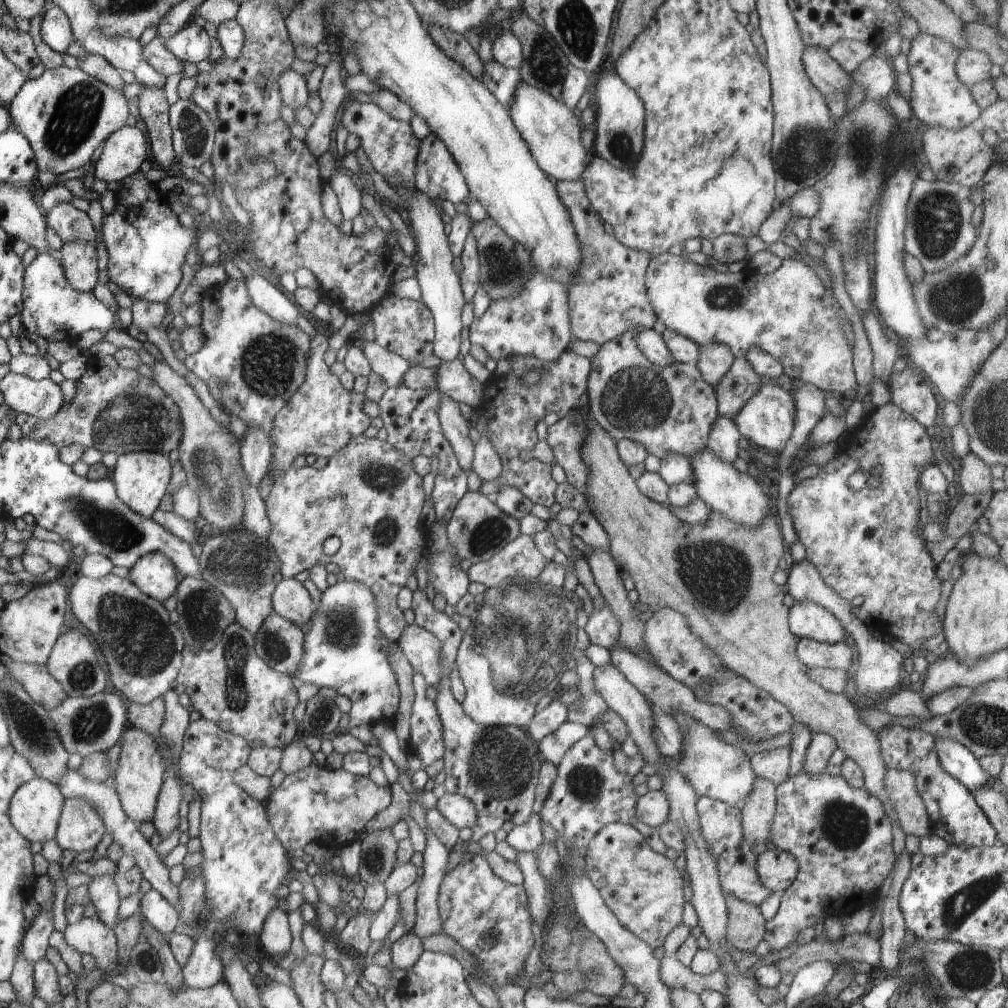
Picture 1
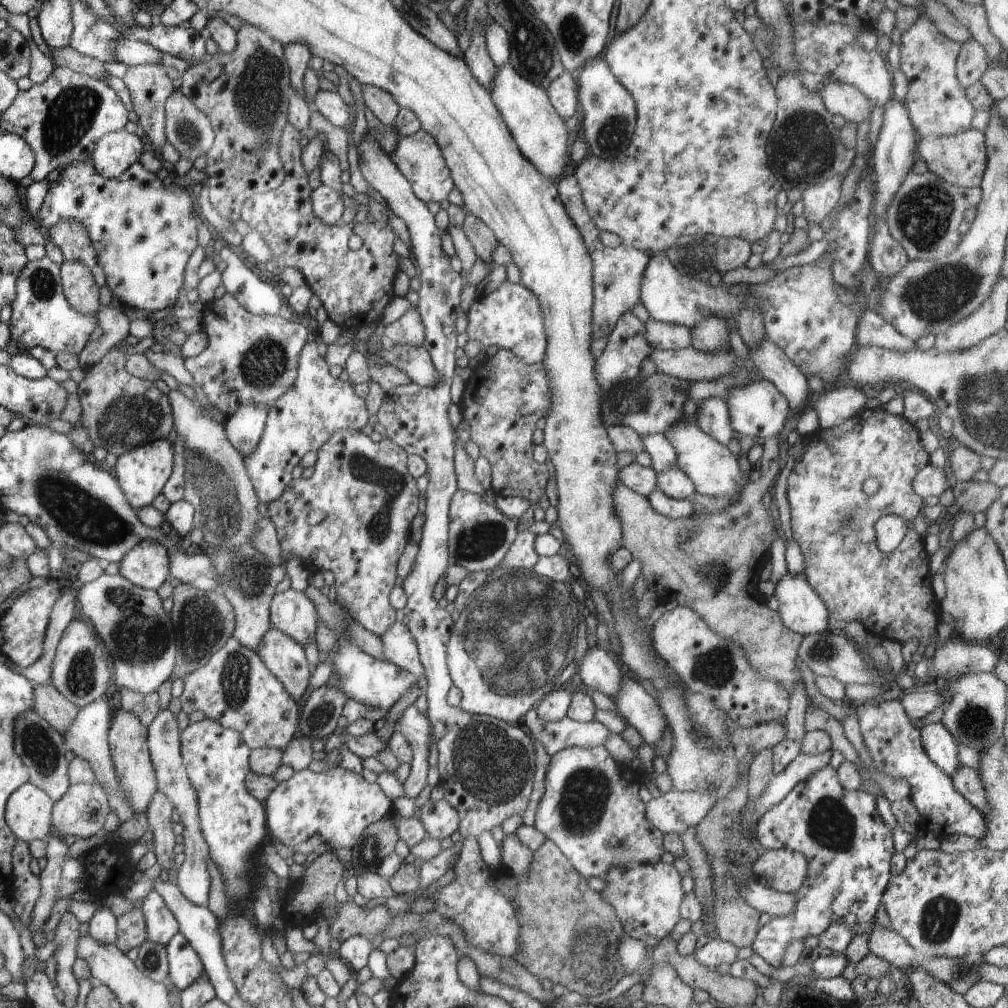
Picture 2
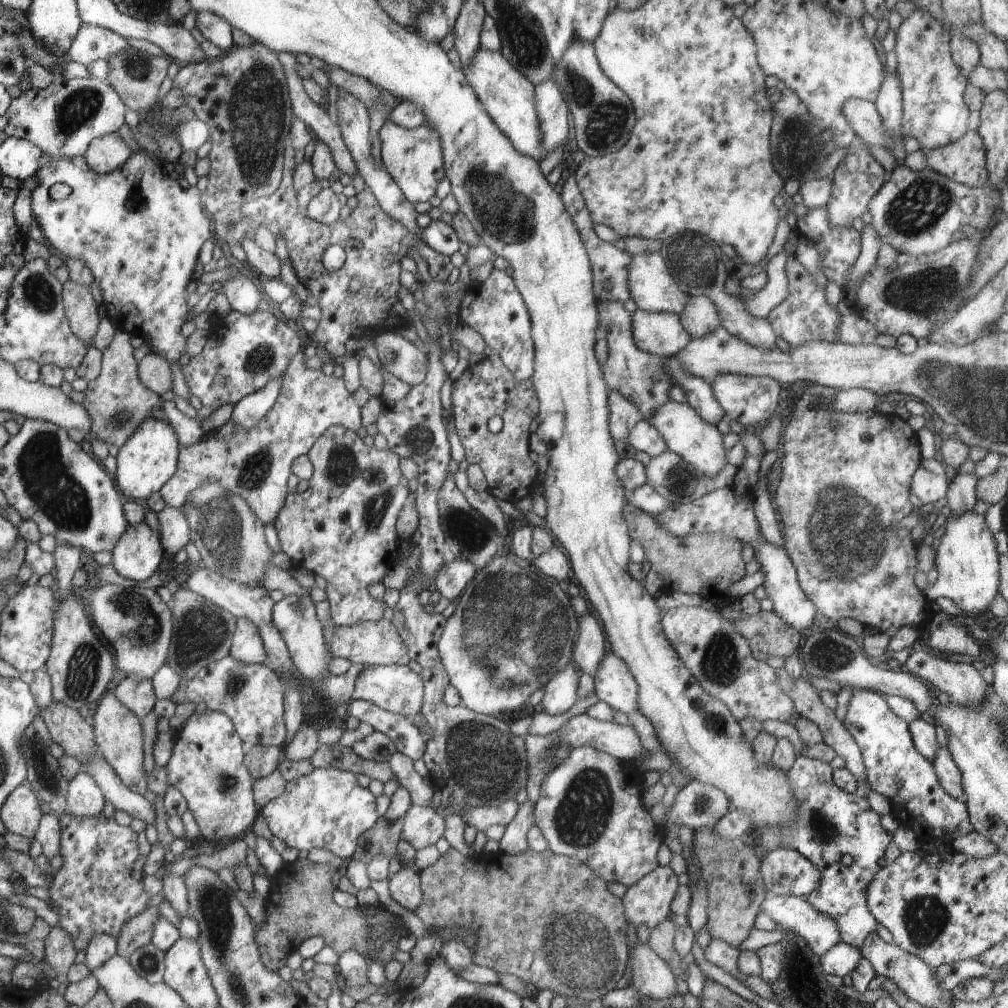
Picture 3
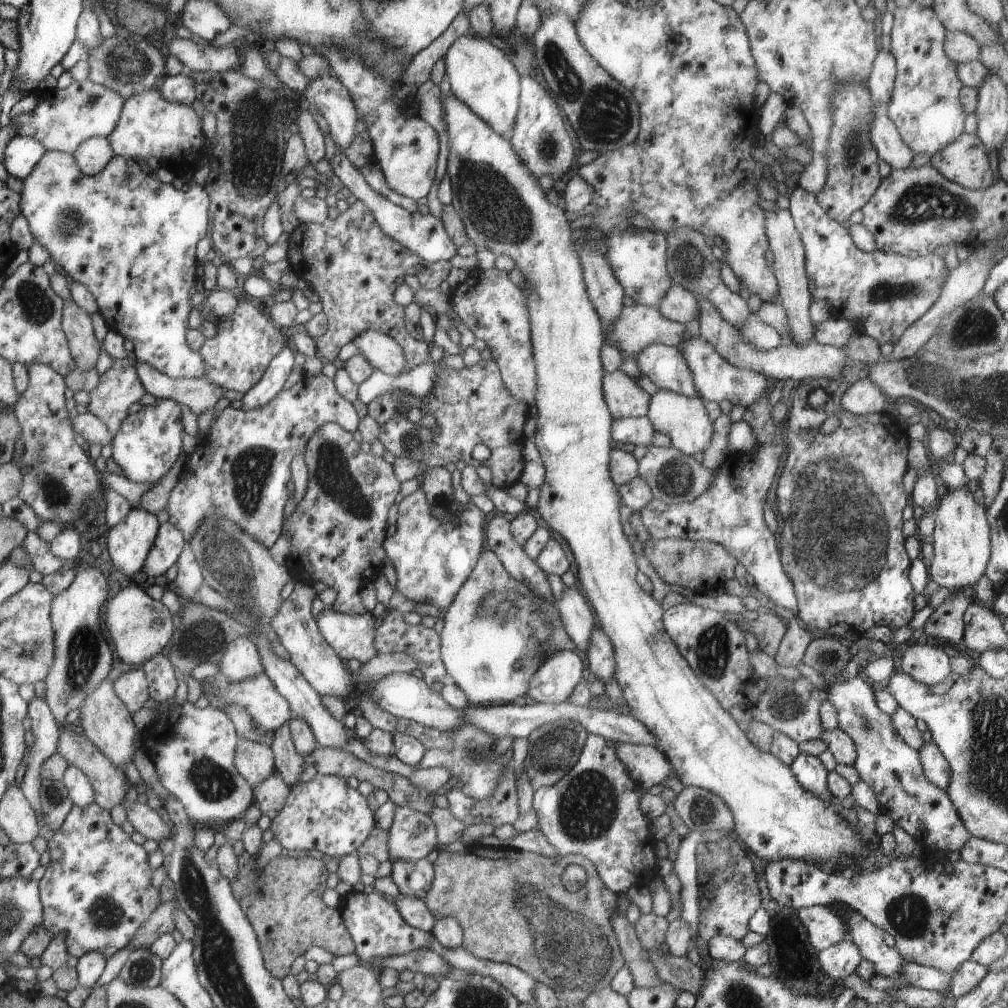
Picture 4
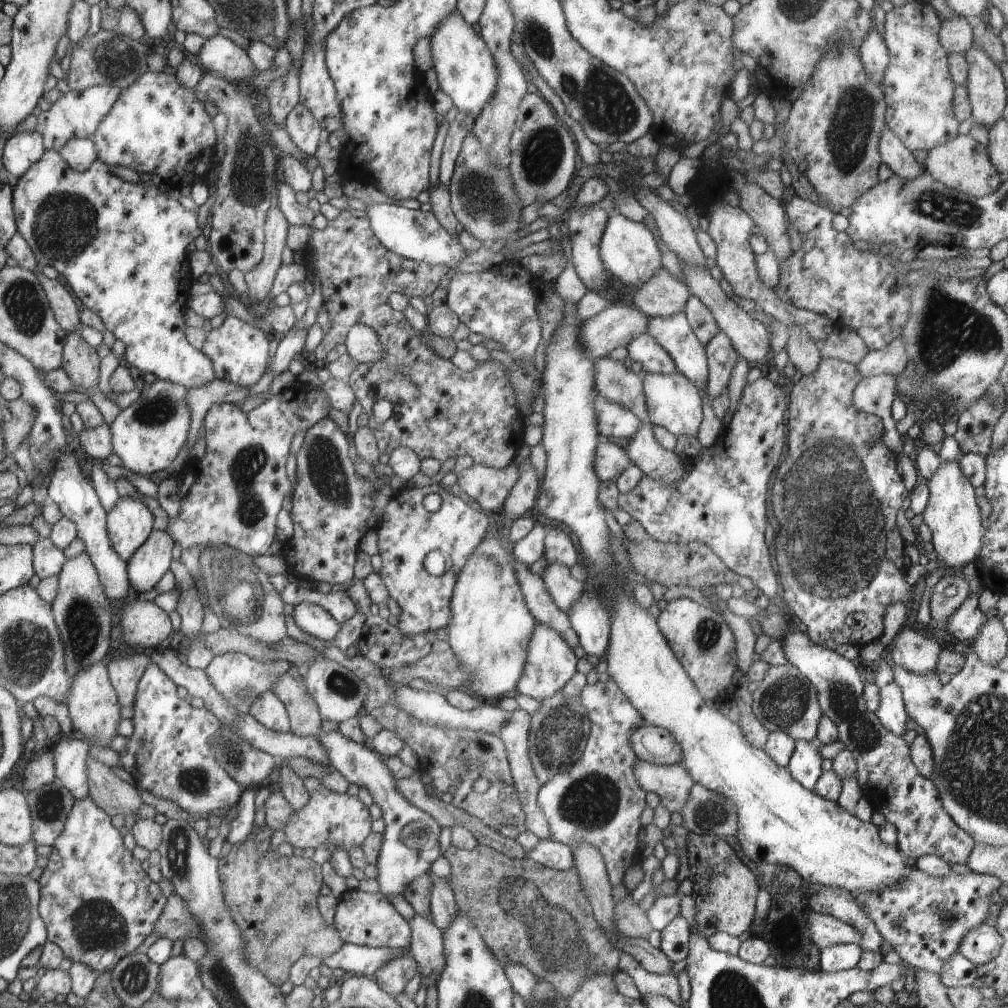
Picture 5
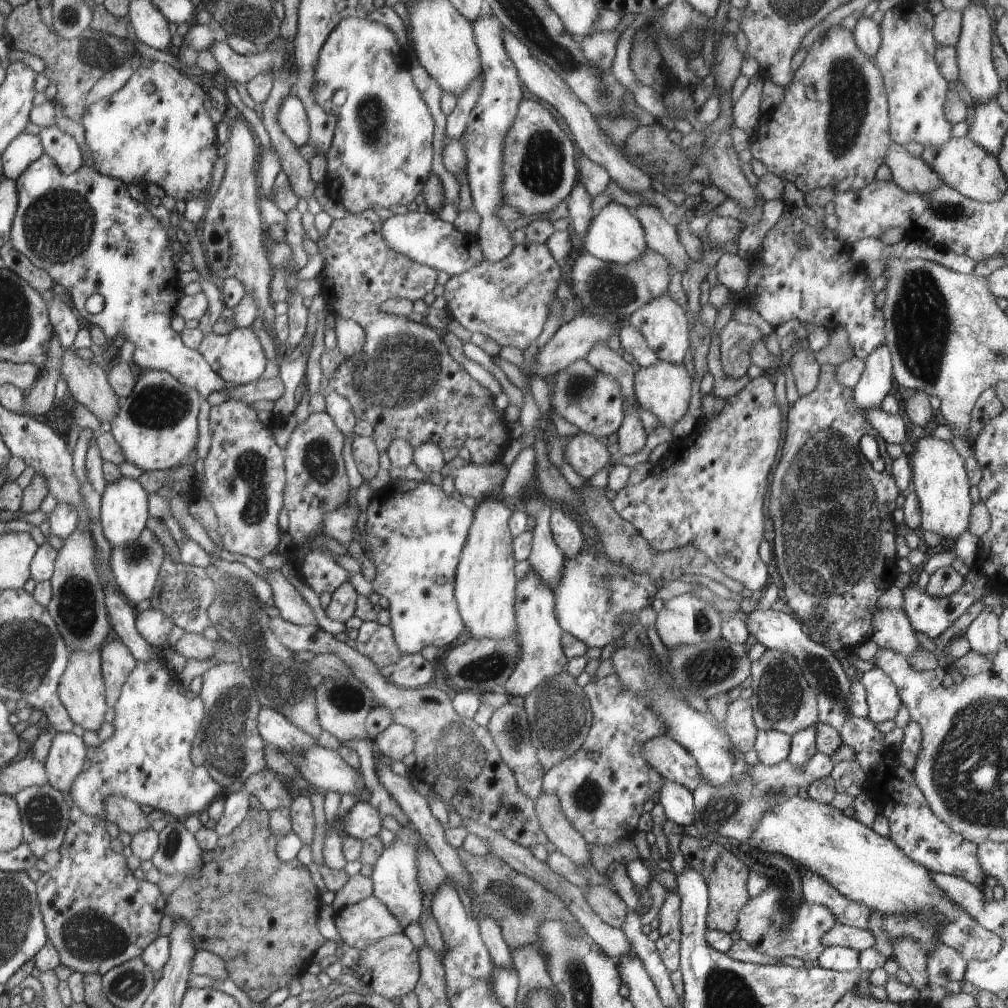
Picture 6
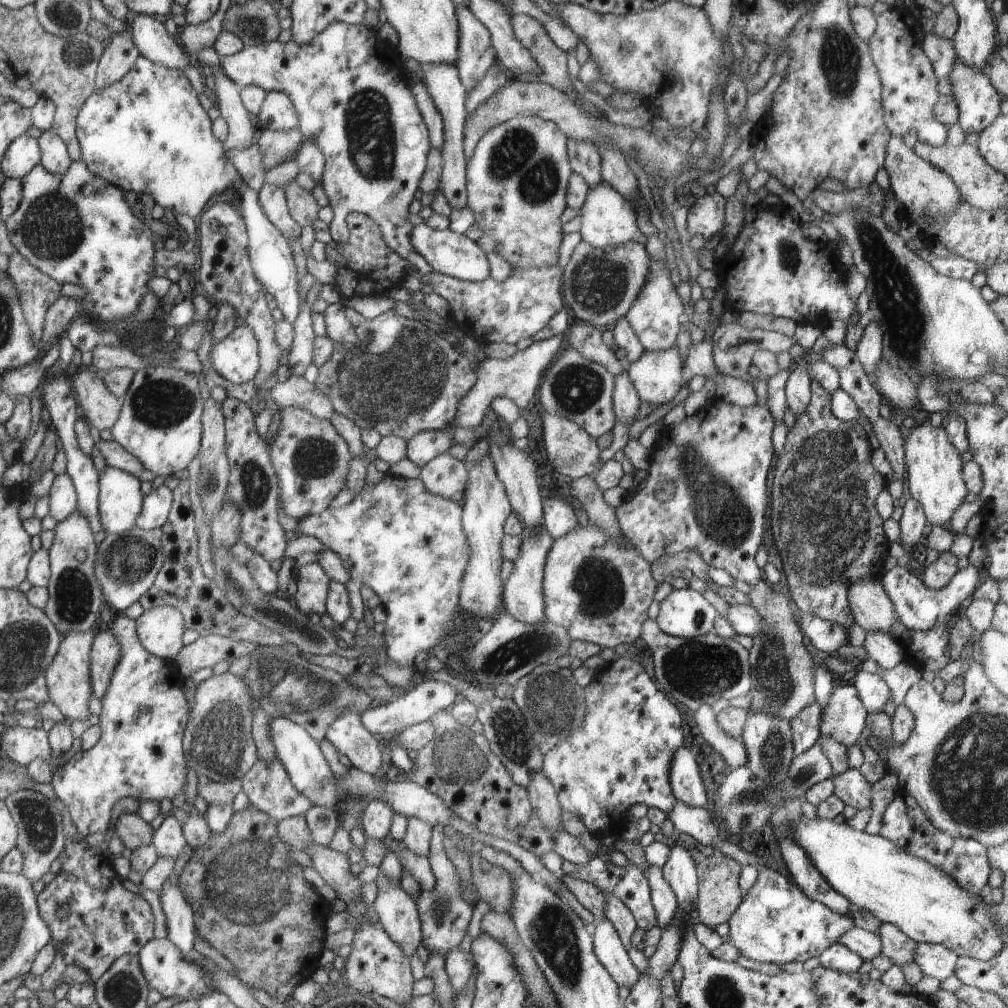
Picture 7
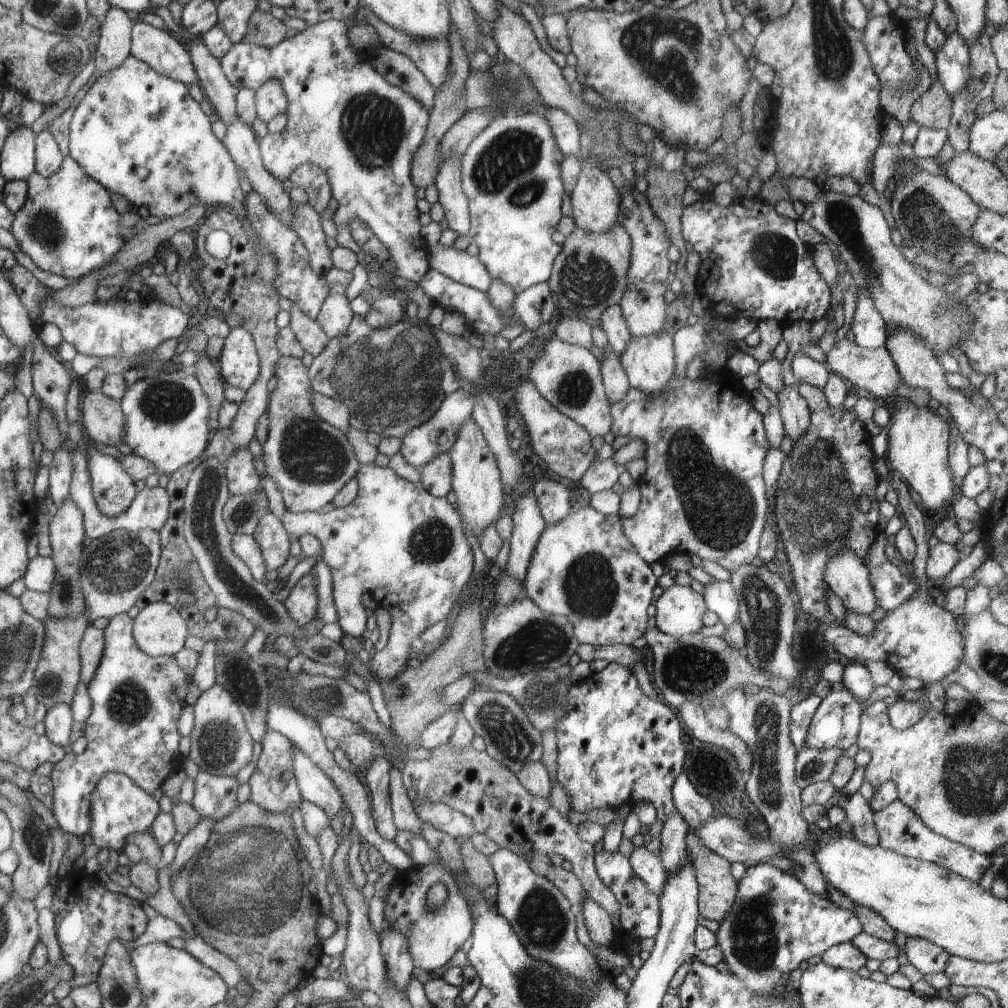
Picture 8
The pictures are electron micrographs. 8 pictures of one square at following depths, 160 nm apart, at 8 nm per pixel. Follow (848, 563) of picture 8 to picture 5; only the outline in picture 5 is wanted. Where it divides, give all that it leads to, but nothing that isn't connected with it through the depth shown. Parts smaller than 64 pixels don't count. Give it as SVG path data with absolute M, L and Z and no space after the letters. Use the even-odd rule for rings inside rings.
M905 623L887 648L887 658L892 664L902 666L908 672L930 674L937 672L941 650L934 639L922 636Z

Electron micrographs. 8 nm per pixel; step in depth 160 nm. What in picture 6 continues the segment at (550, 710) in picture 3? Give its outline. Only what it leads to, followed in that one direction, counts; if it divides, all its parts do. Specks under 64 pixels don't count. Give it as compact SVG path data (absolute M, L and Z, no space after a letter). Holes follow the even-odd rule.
M533 571L516 586L516 621L520 658L501 690L524 698L530 692L534 692L544 680L550 680L552 676L556 678L560 672L564 672L570 661L562 648L563 631L556 618L553 590L550 590L548 584L544 584L544 580L540 580L540 576L536 576Z

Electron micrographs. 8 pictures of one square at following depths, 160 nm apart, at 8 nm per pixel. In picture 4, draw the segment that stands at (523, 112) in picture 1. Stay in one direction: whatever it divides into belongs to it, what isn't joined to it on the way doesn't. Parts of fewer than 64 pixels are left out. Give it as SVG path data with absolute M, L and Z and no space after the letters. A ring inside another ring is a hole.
M476 34L458 38L443 57L452 94L478 114L497 134L511 136L520 112L522 78L500 44Z

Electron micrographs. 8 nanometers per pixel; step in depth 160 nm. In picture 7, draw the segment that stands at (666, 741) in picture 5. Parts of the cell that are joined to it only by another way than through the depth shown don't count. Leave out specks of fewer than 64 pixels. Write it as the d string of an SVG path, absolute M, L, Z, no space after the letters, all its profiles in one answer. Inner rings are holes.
M682 746L675 752L670 767L670 786L675 800L686 806L707 808L710 798L706 795L696 757L694 748Z

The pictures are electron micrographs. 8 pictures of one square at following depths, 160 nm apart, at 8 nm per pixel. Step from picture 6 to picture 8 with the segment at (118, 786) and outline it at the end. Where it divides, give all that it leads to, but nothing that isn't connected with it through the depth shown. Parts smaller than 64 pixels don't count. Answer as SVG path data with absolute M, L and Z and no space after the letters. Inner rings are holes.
M126 613L109 619L109 625L103 630L105 638L104 652L100 664L87 684L87 692L92 700L92 712L88 716L84 737L87 747L84 752L66 754L58 761L50 774L53 784L53 805L51 812L55 816L61 830L78 837L88 833L91 827L90 803L97 782L107 772L127 774L138 786L153 793L168 774L178 771L187 760L178 752L180 732L176 726L176 718L180 718L180 710L184 706L188 688L190 688L190 673L183 669L174 657L162 655L151 657L137 645L133 634L133 618Z

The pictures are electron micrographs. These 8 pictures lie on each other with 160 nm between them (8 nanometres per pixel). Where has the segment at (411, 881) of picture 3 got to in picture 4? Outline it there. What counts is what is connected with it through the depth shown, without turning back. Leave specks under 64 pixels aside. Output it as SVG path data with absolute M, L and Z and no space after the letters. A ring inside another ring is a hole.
M399 892L394 898L393 904L398 908L398 913L406 924L417 930L431 933L436 922L434 916L426 907L424 899L404 896L402 892Z

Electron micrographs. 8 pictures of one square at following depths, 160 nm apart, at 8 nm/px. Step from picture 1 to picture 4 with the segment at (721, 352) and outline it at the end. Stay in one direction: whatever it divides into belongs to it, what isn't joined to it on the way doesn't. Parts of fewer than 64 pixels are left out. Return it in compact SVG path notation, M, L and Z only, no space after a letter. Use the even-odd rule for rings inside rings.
M674 283L655 308L658 308L672 322L686 324L694 318L696 320L700 318L698 298L692 292Z

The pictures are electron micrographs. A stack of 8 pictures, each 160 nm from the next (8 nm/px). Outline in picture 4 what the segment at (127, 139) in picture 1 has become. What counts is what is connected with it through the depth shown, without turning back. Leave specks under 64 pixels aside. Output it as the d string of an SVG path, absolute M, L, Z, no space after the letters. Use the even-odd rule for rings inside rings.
M92 137L86 140L73 154L78 167L86 175L96 175L106 168L106 164L115 157L107 137Z

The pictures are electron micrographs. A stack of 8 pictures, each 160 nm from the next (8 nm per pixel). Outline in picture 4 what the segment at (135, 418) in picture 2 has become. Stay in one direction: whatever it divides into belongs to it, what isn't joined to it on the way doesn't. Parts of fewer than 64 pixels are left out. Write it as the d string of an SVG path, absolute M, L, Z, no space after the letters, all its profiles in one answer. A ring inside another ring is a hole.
M131 356L116 359L112 368L100 375L98 386L89 393L88 411L102 419L113 436L120 432L128 408L132 404L138 406L138 400L146 394L139 377Z

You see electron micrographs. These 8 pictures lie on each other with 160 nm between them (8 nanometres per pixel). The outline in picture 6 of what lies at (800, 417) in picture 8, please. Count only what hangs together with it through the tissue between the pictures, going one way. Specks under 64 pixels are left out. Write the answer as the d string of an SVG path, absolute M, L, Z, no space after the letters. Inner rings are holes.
M809 347L807 352L796 352L790 361L789 367L796 381L799 396L810 394L818 385L821 365L816 360L816 353Z

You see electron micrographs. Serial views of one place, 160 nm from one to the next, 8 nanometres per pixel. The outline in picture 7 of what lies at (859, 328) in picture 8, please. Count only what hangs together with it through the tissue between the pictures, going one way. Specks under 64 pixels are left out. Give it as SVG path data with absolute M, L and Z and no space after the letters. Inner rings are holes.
M873 321L863 328L861 339L858 341L855 355L865 368L868 376L874 380L875 368L883 357L883 334L880 327Z

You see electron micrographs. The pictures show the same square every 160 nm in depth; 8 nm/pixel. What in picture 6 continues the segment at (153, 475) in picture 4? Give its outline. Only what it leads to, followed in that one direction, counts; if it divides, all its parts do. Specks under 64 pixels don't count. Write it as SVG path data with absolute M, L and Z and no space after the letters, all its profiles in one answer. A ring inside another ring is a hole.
M148 370L138 378L138 384L134 386L133 393L128 397L121 397L120 401L120 413L112 420L111 434L120 444L127 462L143 471L170 470L174 466L180 467L187 462L199 438L198 414L204 399L198 391L181 383L168 372Z

